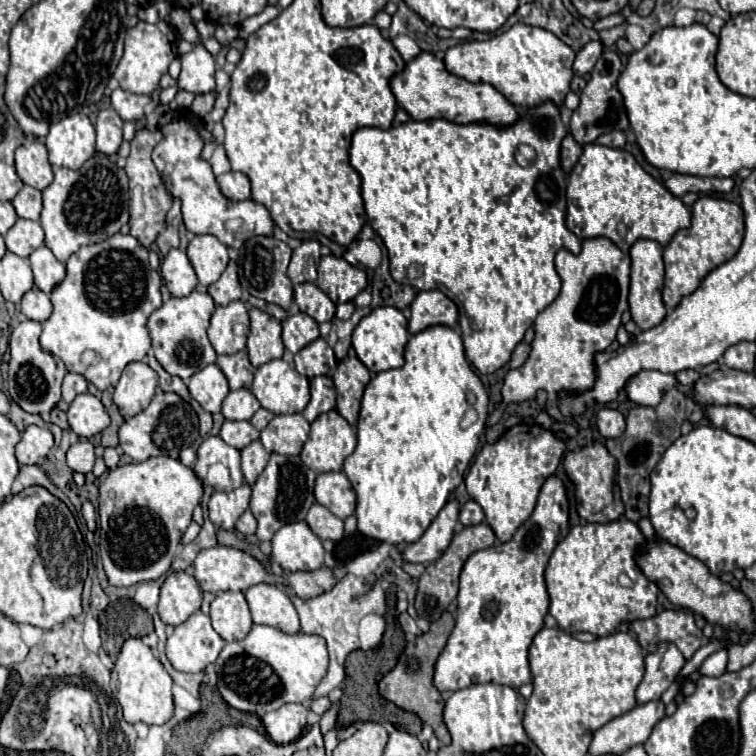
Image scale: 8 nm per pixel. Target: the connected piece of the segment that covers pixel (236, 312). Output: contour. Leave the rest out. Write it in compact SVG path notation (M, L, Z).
M233 301L229 305L215 307L209 327L209 341L219 355L237 353L245 349L247 331L249 331L249 313L243 301Z

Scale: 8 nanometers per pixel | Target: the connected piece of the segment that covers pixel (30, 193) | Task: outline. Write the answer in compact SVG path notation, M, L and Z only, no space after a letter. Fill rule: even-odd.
M23 185L23 189L13 197L13 207L19 217L39 221L41 215L41 191L29 185Z

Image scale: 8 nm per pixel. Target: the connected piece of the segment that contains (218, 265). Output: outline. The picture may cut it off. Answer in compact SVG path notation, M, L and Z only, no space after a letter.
M197 235L187 245L187 257L203 287L209 287L225 271L229 255L227 247L213 235Z

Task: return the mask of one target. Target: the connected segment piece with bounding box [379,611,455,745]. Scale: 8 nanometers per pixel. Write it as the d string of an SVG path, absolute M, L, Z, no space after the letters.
M445 611L437 621L431 623L431 629L423 635L419 635L415 639L415 643L411 643L401 655L399 655L399 663L397 665L403 665L403 667L395 667L391 673L387 673L381 681L379 681L379 693L381 697L393 701L397 707L405 709L405 711L413 711L417 713L425 723L429 723L437 735L437 739L445 745L451 743L451 737L449 737L449 731L443 729L443 699L441 699L441 693L435 689L433 685L433 667L435 667L435 661L439 657L439 653L443 651L445 643L447 643L447 637L449 637L449 631L453 629L455 625L455 619L451 617L449 611Z

